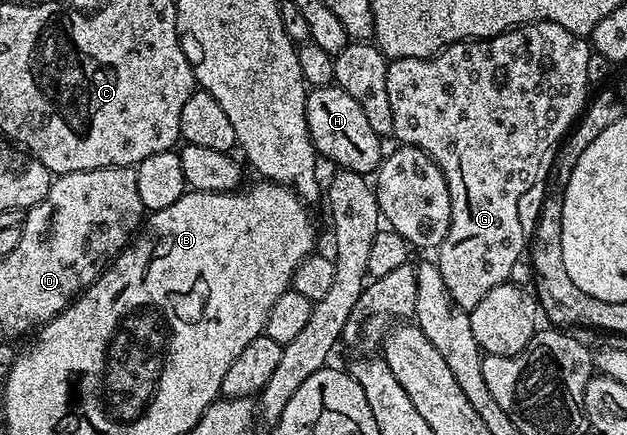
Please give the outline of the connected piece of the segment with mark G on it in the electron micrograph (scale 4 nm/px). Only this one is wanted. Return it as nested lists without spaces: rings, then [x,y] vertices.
[[[523,23],[510,31],[500,33],[491,39],[465,39],[462,43],[454,43],[439,51],[429,59],[420,57],[404,57],[392,59],[386,64],[388,69],[388,102],[392,105],[393,138],[399,144],[408,147],[419,147],[424,153],[436,161],[436,165],[444,173],[448,193],[450,194],[450,228],[444,241],[436,249],[436,262],[440,269],[440,277],[444,277],[444,285],[448,293],[452,293],[452,301],[467,312],[471,311],[484,296],[492,293],[496,285],[507,282],[512,273],[512,265],[523,258],[528,247],[528,227],[522,224],[522,211],[518,208],[518,199],[522,199],[530,191],[530,186],[537,181],[538,175],[549,172],[554,166],[556,148],[565,140],[568,132],[578,122],[587,102],[586,90],[591,90],[588,81],[588,57],[592,47],[583,36],[564,29],[564,25],[555,23]]]

